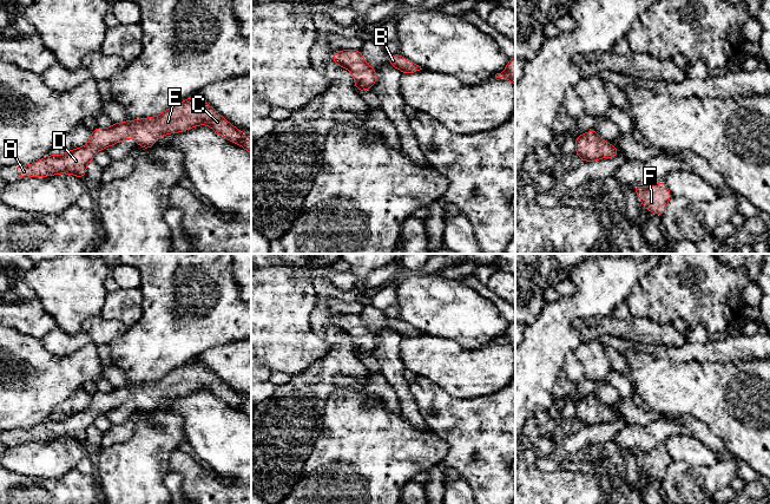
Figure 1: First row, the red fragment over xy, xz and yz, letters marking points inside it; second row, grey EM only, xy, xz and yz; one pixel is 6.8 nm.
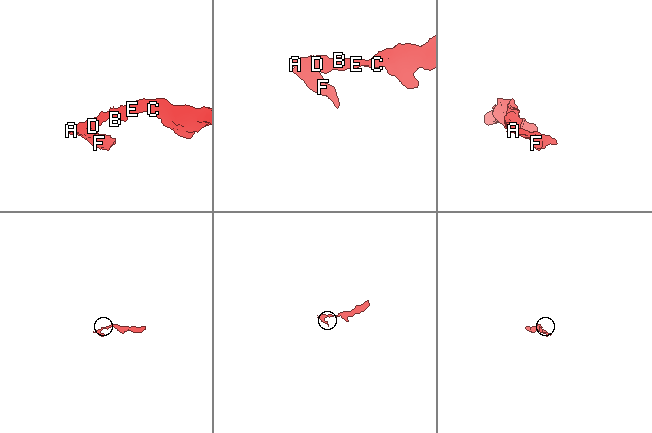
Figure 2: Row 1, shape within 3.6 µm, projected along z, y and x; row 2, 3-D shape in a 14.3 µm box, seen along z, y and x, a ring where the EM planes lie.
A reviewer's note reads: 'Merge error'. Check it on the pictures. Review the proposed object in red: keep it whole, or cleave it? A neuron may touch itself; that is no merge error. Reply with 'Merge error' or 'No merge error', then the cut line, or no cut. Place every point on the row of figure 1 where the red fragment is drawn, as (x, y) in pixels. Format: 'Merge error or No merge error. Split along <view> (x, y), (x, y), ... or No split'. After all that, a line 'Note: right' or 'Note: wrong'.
No merge error. No split
Note: wrong

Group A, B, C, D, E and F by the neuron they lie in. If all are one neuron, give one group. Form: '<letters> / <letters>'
A B C D E F

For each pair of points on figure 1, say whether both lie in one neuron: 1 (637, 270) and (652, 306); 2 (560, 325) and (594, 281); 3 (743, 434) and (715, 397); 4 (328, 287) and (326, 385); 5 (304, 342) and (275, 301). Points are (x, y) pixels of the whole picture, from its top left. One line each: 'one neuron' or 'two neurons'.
1: two neurons
2: one neuron
3: one neuron
4: one neuron
5: one neuron

